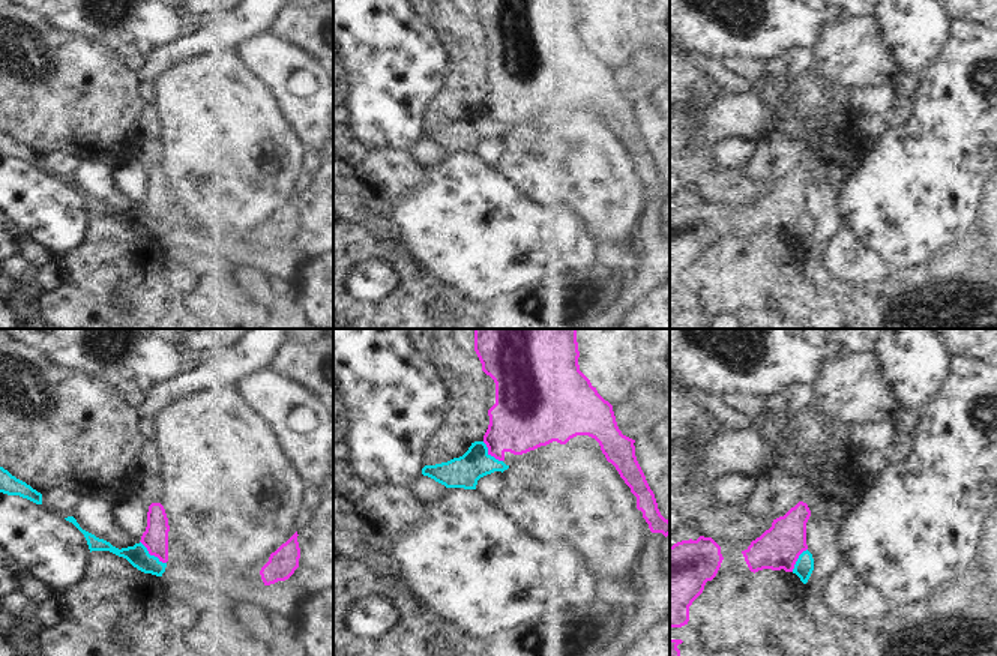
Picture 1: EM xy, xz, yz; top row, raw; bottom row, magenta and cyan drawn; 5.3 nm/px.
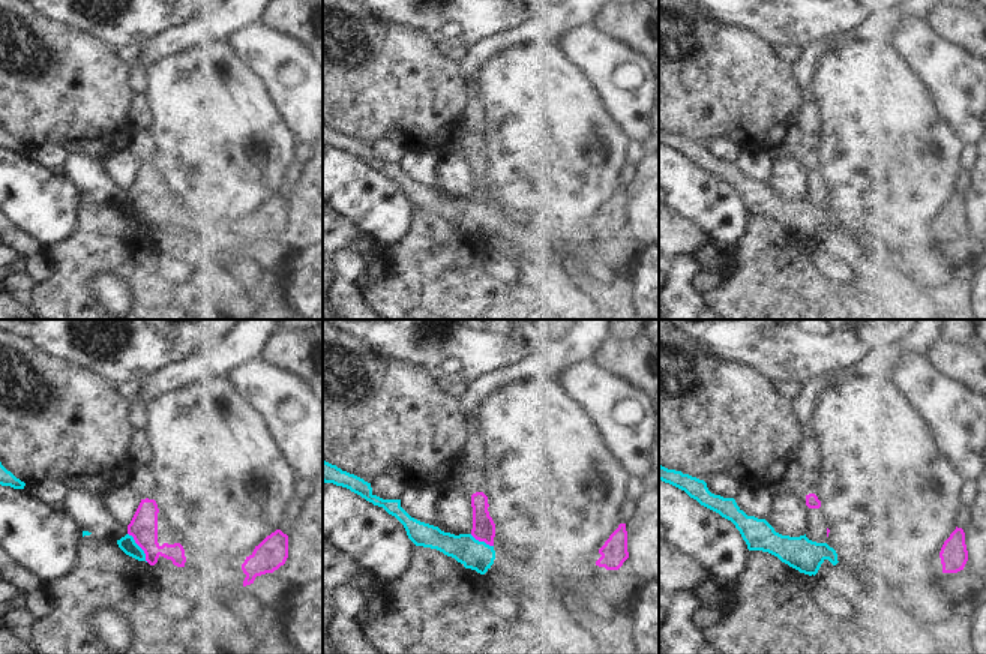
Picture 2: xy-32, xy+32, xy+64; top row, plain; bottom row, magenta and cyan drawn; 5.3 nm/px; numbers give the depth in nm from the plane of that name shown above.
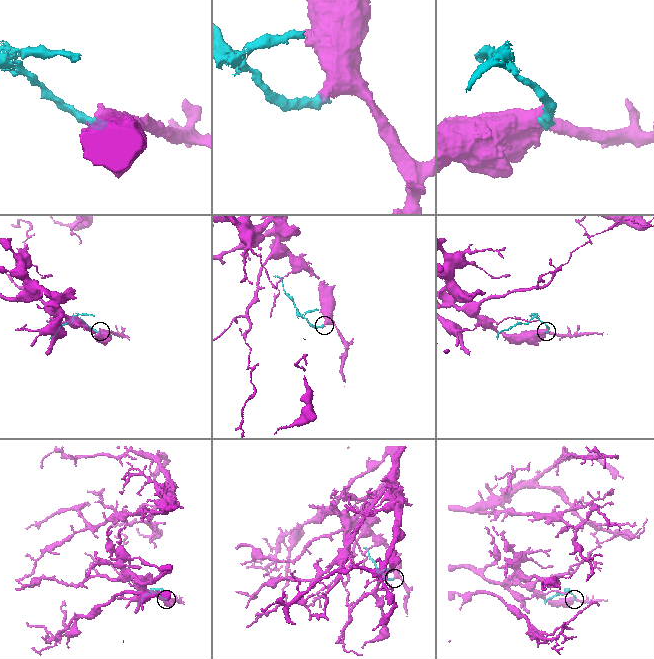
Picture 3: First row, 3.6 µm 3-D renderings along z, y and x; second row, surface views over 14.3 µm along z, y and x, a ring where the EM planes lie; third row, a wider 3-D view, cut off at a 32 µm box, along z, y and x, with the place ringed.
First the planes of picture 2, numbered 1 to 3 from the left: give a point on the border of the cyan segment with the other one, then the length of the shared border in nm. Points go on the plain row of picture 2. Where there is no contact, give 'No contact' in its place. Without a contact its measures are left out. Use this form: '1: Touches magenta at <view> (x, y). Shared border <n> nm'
1: Touches magenta at xy-32 (140, 210). Shared border 190 nm
2: Touches magenta at xy+32 (482, 204). Shared border 140 nm
3: No contact.

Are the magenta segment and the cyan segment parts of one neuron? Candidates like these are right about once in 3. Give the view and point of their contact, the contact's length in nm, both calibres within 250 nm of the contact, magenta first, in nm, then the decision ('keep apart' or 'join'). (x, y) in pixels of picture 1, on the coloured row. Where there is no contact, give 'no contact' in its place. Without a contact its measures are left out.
meets magenta in xy at (152, 554); contact 190 nm long; 140 nm thick on the magenta side, 120 nm on the other; keep apart

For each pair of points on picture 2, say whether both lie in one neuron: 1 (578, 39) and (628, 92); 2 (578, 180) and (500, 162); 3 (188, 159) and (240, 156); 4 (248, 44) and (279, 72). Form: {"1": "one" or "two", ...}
{"1": "one", "2": "one", "3": "one", "4": "one"}

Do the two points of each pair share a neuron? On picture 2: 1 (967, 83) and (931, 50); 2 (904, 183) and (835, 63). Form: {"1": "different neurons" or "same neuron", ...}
{"1": "same neuron", "2": "same neuron"}

